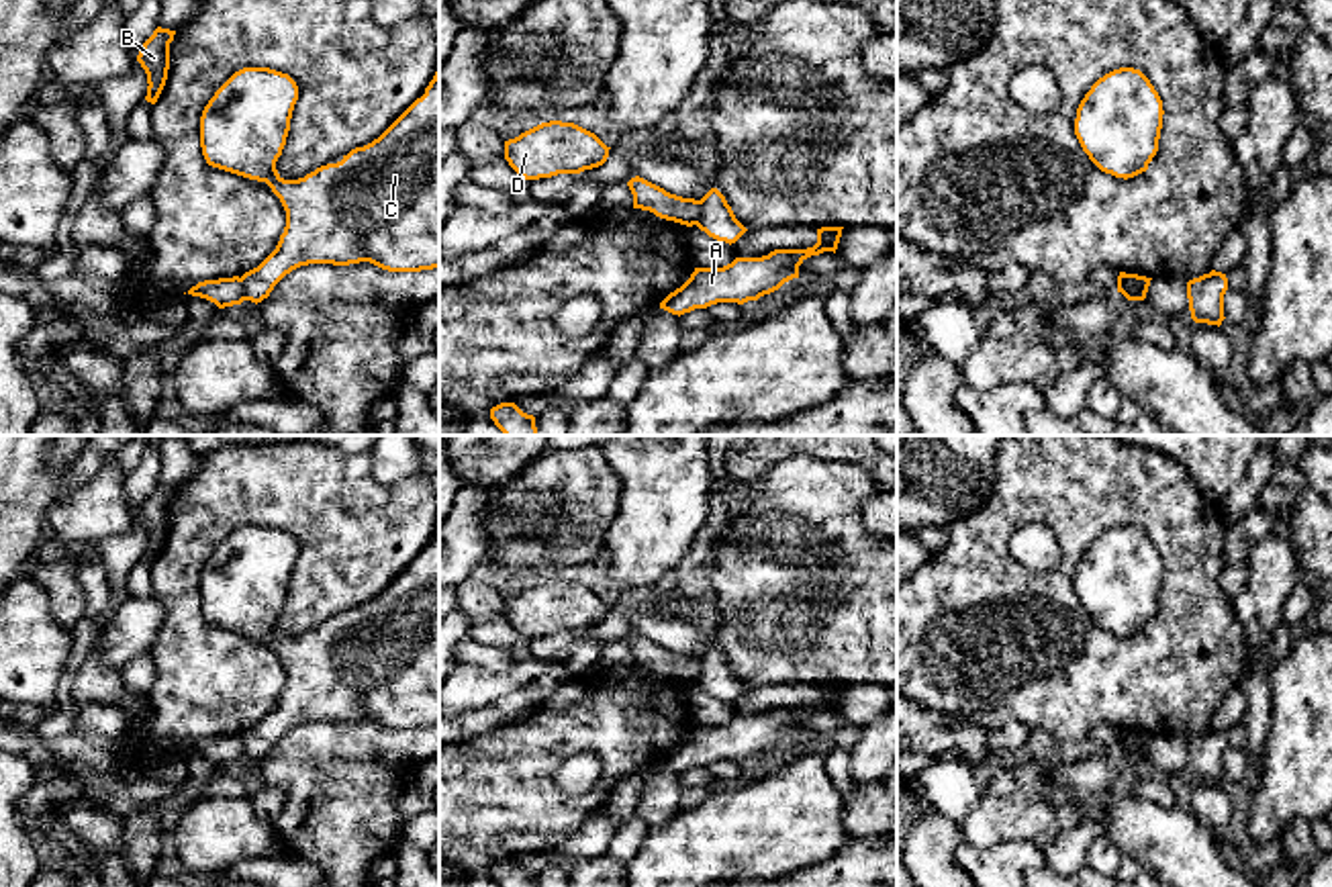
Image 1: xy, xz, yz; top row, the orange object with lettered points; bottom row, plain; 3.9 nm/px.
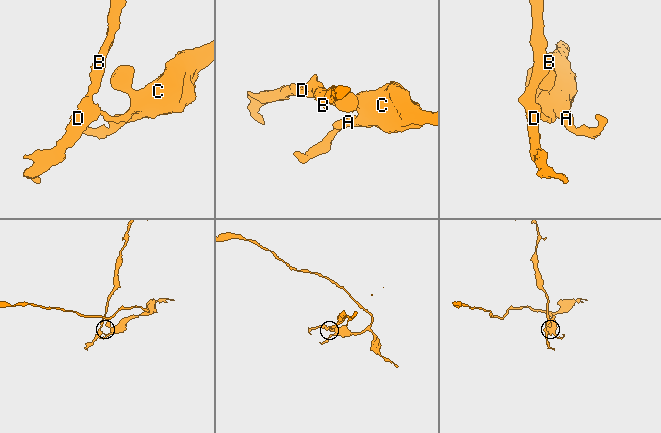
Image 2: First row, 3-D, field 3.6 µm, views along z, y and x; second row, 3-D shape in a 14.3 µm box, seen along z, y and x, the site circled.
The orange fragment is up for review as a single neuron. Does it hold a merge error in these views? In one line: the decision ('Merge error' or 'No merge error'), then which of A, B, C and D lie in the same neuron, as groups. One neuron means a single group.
Merge error. Groups: A C / B D

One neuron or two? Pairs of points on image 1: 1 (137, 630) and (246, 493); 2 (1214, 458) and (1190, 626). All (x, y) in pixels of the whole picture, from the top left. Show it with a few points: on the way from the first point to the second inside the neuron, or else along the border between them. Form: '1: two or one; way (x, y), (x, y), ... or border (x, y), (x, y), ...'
1: two; border (152, 595), (162, 610), (162, 624), (150, 650)
2: two; border (1175, 460), (1204, 493), (1220, 503)

